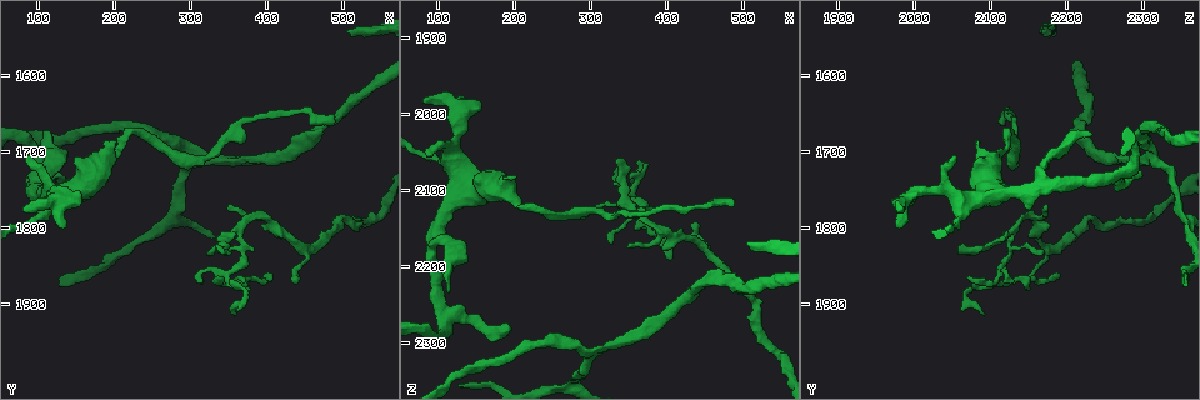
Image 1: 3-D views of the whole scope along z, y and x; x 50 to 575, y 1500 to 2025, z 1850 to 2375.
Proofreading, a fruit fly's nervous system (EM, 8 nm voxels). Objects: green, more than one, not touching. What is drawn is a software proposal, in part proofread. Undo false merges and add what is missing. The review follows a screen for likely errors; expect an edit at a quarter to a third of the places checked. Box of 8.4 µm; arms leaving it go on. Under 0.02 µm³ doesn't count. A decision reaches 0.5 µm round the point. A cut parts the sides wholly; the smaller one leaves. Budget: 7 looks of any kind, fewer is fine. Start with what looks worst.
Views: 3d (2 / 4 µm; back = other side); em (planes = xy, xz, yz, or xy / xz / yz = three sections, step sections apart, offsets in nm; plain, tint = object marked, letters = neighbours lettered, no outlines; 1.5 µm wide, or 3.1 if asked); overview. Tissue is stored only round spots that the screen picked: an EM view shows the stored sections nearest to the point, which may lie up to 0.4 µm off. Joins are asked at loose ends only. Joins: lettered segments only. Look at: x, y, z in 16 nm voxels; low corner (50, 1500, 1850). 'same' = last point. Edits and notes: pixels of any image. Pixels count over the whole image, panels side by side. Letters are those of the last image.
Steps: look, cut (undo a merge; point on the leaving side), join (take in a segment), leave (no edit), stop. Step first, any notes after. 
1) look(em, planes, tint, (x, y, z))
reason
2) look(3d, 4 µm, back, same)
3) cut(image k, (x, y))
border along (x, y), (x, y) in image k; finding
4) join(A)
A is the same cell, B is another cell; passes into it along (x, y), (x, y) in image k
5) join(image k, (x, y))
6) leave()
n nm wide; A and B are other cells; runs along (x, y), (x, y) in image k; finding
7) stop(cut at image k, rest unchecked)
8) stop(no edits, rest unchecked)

look(em, xz, step 4, letters, (85, 1710, 2055))
an open end

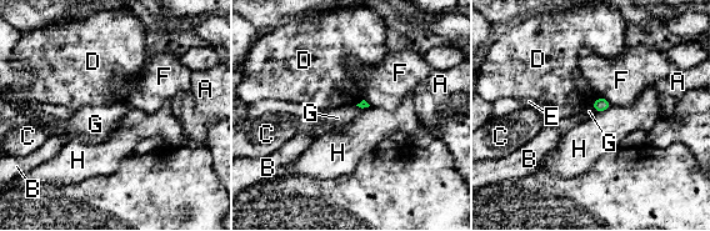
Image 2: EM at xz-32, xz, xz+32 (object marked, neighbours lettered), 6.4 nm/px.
leave()
A, B, C, D, E, F, G and H are other cells; border along (611, 105), (596, 113) in image 2; no lettered segment goes on from it

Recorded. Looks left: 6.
look(3d, 2 µm, (370, 1800, 2135))
branch point

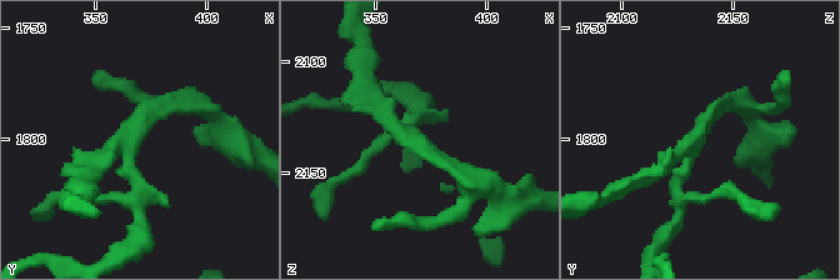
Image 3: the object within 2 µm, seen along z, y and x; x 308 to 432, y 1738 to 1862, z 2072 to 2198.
look(em, planes, letters, (367, 1801, 2133))

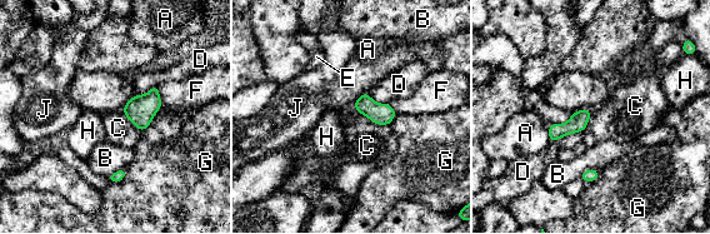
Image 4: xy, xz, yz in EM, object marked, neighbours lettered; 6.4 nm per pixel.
leave()
A, B, C, D, E, F, G, H and J are other cells; border along (160, 109), (141, 132) in image 4; continuous, no second neuron

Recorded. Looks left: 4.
look(3d, 2 µm, (355, 1915, 2090))
tapers out

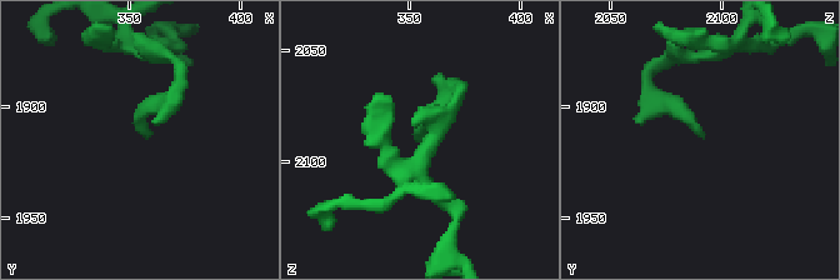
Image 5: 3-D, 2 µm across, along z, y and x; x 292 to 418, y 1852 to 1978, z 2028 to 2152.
look(em, yz, step 8, tint, (357, 1913, 2091))
need the tissue

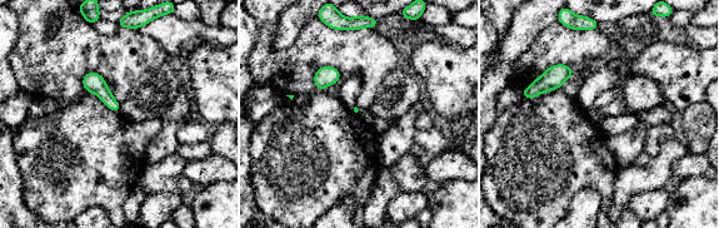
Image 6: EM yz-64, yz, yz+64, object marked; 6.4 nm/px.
look(em, planes, letters, same)
another direction

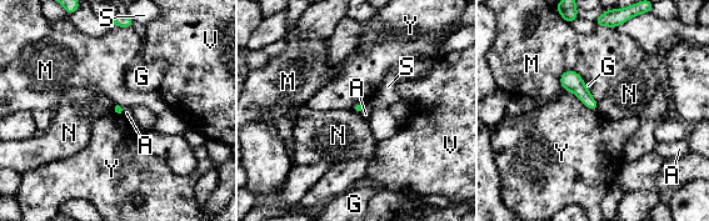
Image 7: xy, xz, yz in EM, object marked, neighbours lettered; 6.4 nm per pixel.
leave()
A, G, M, N, S, V and Y are other cells; border along (564, 90), (572, 91), (597, 111) in image 7; no lettered segment goes on from it

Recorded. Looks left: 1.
stop(no edits, rest unchecked)

